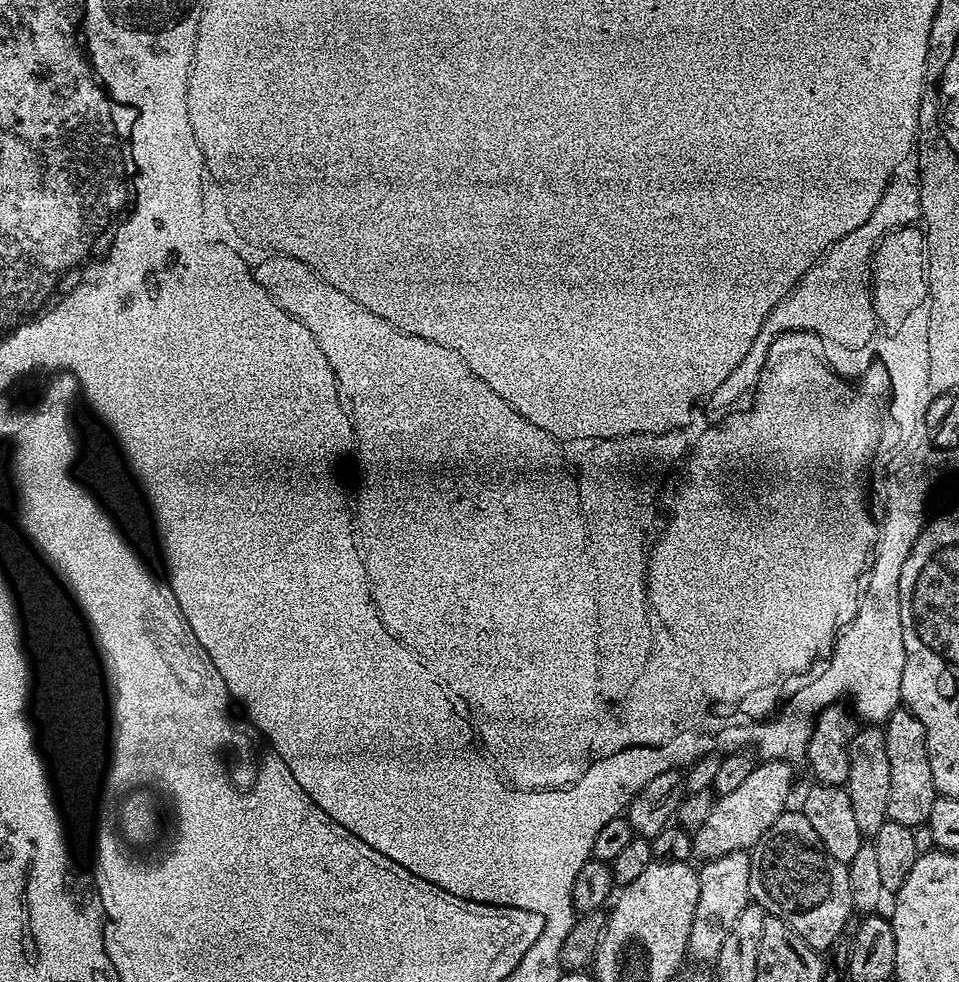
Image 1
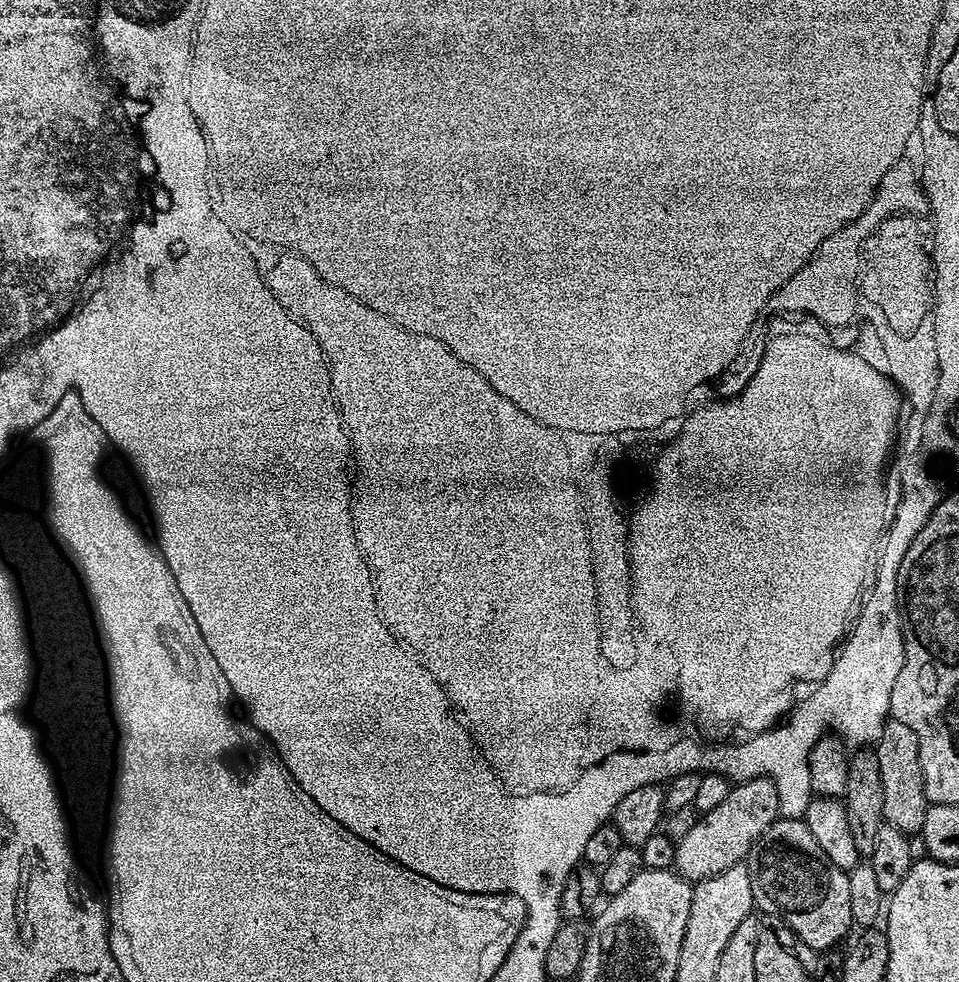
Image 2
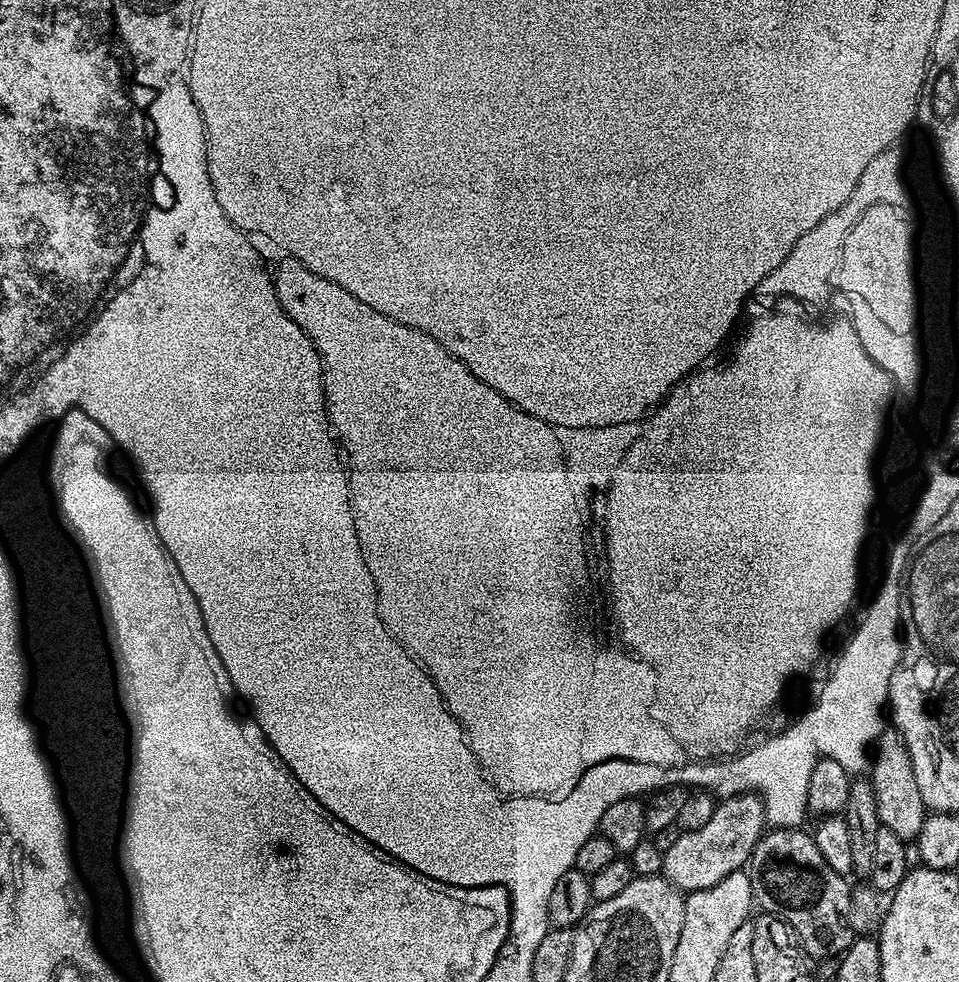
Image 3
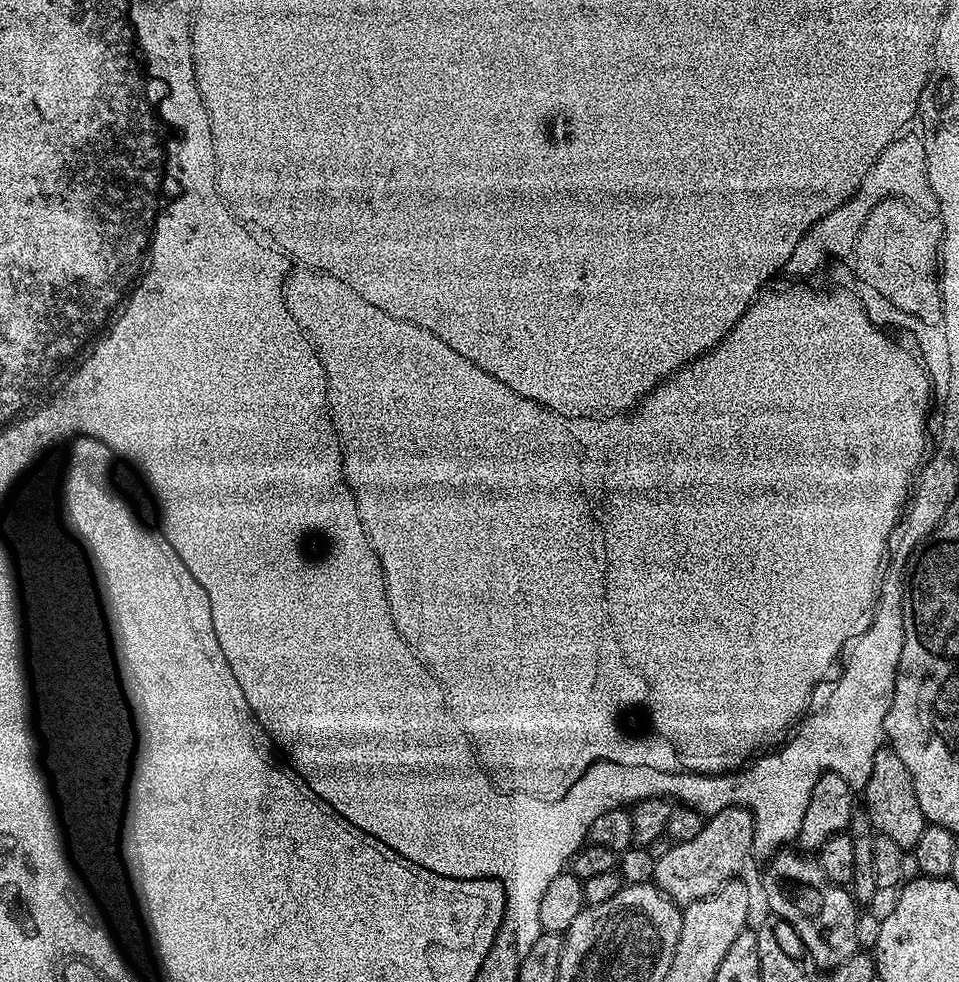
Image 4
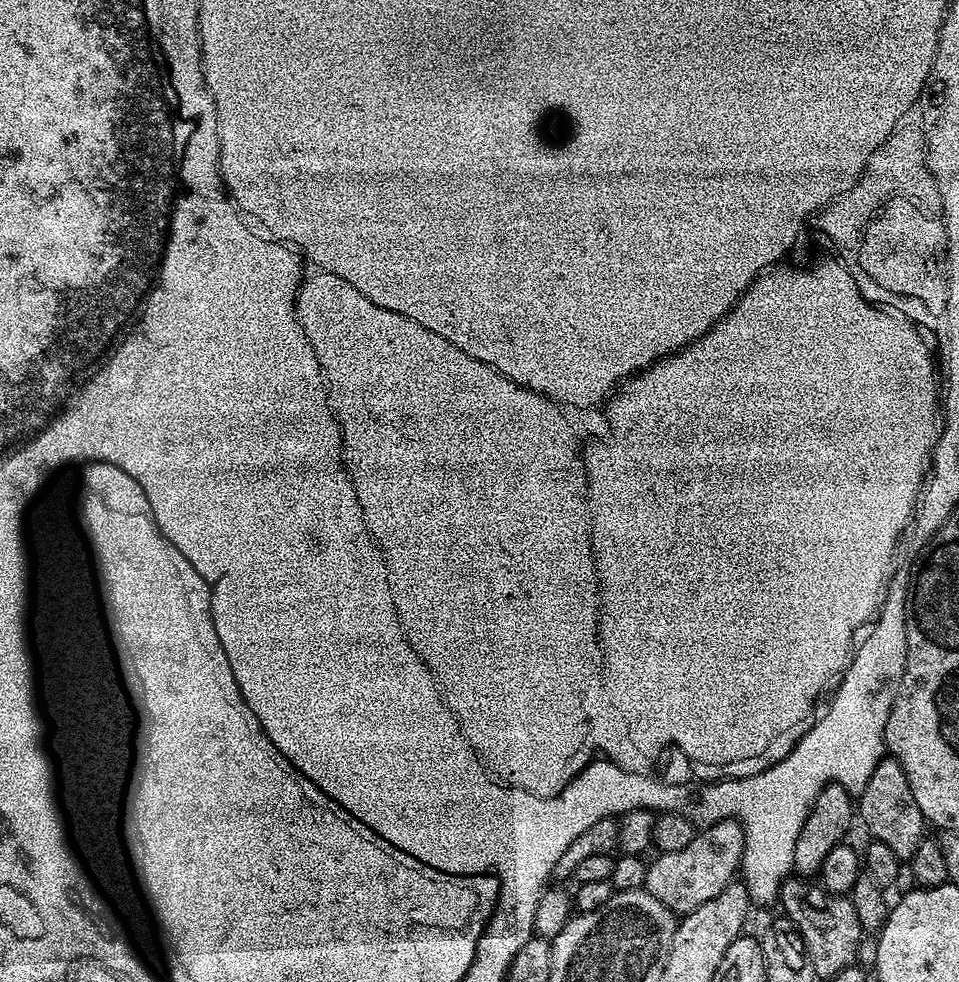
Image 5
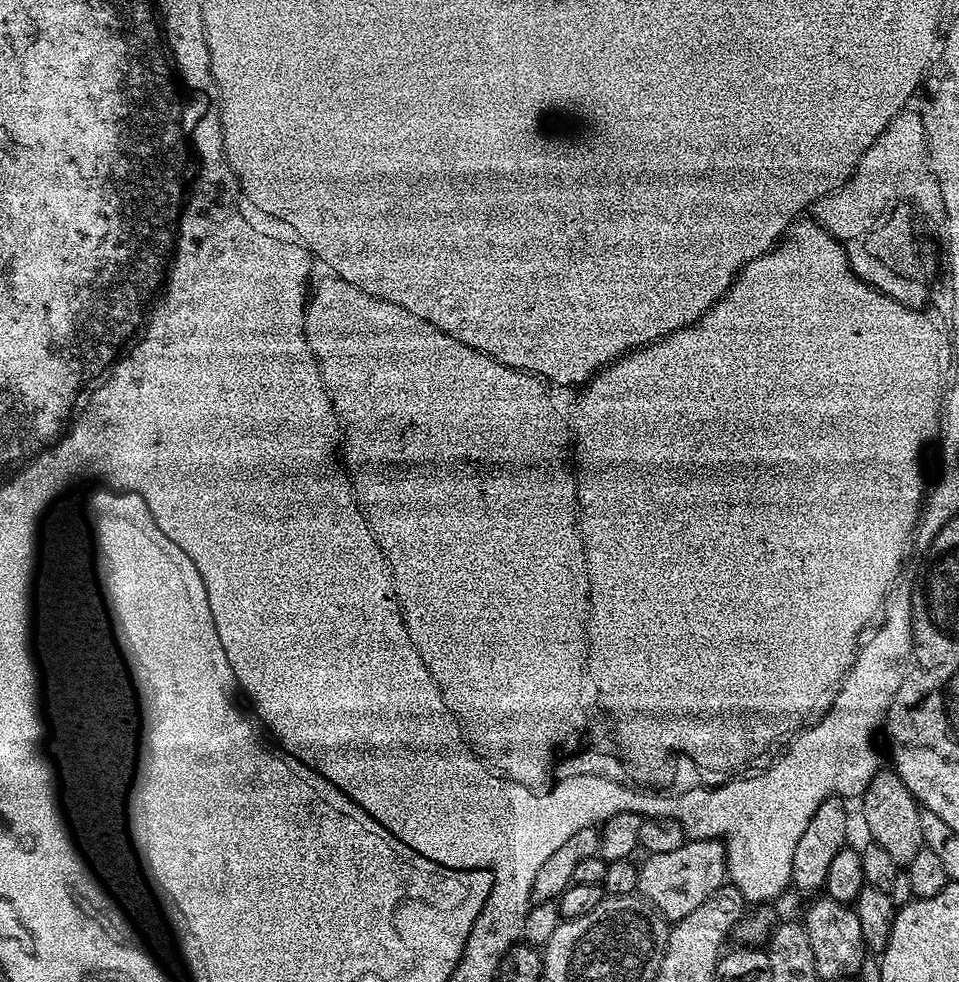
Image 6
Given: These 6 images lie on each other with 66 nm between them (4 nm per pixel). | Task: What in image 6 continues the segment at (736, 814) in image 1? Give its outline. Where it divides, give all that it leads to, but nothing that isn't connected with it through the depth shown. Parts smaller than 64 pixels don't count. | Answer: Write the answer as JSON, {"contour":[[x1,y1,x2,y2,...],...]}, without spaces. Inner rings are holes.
{"contour":[[688,840,678,850,654,854,639,865,639,895,647,900,665,920,675,922,686,918,697,906,702,906,714,890,723,888,728,875,724,846,718,840]]}

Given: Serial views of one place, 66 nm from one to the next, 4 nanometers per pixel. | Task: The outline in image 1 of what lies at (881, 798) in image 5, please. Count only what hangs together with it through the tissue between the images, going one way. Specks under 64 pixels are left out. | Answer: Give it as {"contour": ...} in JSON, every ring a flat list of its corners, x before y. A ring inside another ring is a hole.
{"contour":[[903,706,888,715,883,730,886,738,886,758,890,758,888,819,910,829,927,825,930,809,934,807,938,793,934,786,934,774,930,774,926,730,922,722,918,722,916,715]]}

